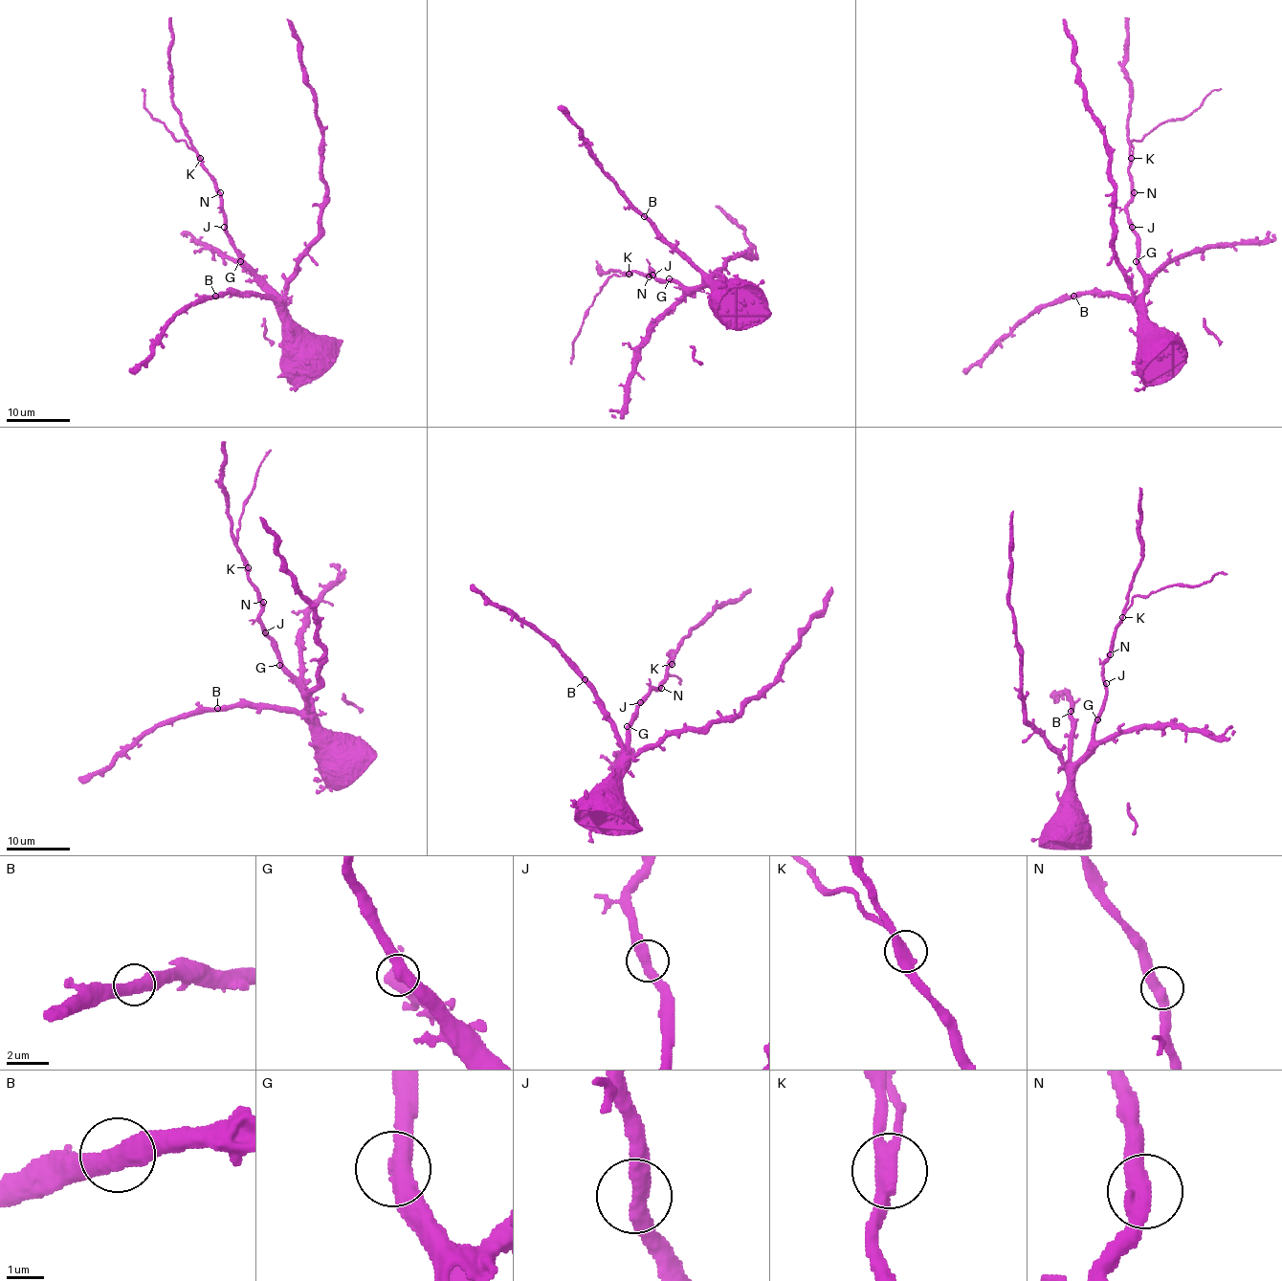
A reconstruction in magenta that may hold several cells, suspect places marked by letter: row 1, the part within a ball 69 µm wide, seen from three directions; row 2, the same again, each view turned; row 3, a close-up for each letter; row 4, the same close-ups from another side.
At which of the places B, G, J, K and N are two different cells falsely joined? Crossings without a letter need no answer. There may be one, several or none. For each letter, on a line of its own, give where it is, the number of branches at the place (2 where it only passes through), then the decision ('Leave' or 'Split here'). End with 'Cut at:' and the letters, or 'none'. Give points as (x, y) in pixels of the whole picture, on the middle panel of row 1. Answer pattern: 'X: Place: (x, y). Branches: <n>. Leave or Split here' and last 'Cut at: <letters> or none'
B: Place: (644, 216). Branches: 2. Leave
G: Place: (669, 278). Branches: 2. Leave
J: Place: (652, 275). Branches: 2. Leave
K: Place: (629, 274). Branches: 2. Split here
N: Place: (649, 276). Branches: 2. Leave
Cut at: K

